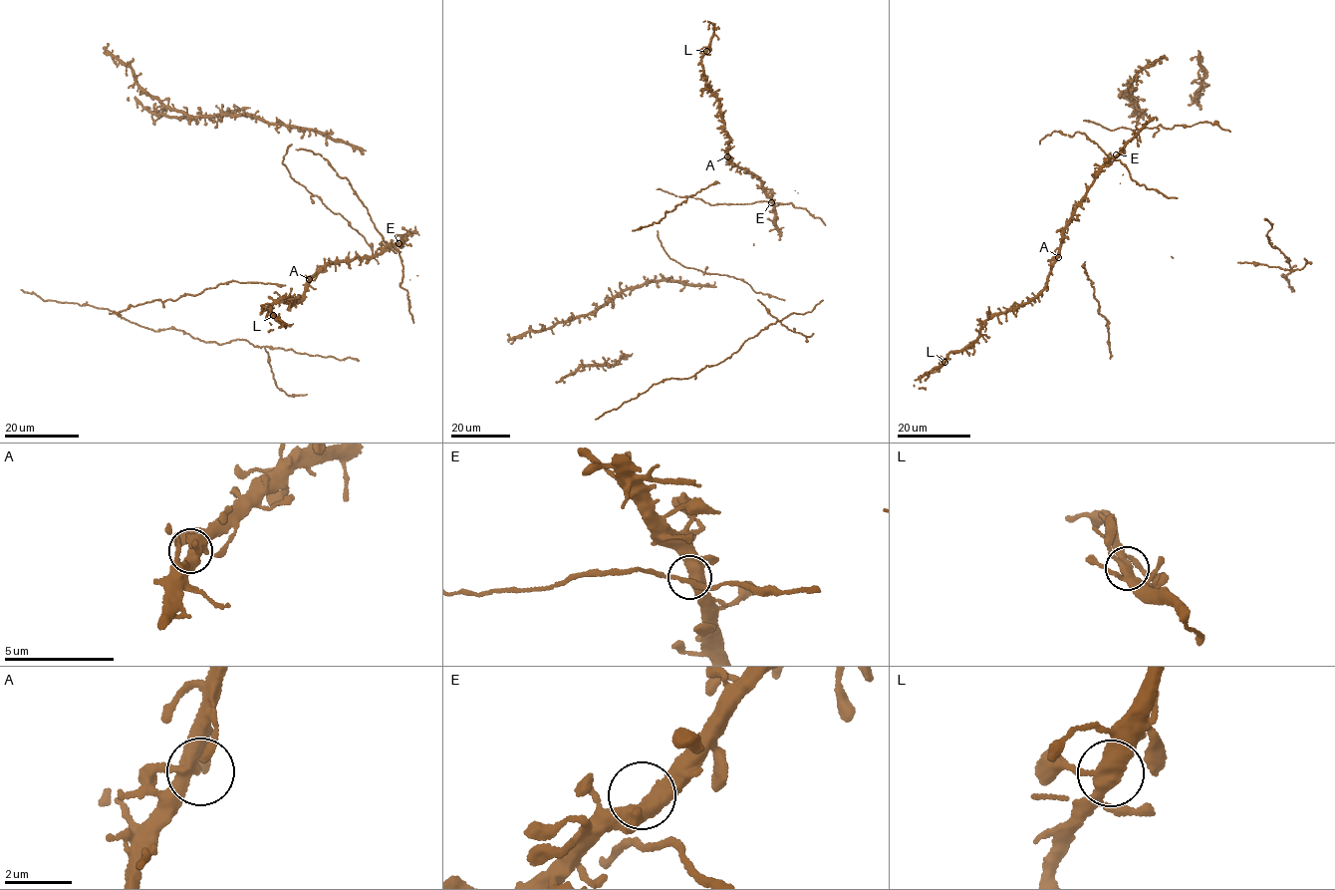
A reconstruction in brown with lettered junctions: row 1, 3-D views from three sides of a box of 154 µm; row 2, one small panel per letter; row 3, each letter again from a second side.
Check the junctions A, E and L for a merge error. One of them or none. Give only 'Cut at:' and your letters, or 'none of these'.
Cut at: none of these

